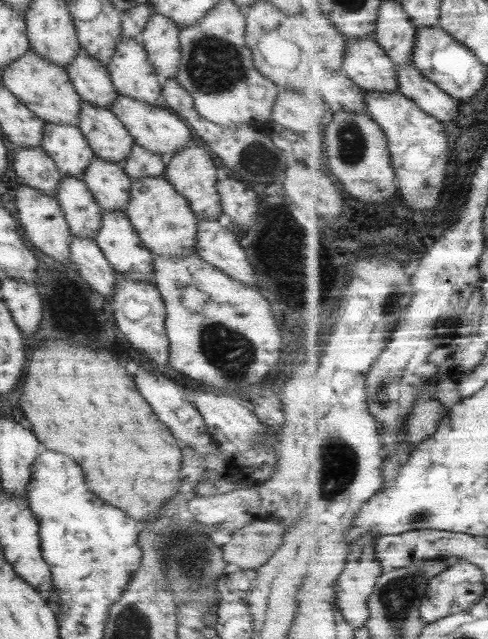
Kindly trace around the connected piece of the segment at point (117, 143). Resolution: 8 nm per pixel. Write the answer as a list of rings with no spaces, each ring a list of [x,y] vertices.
[[[80,102],[78,128],[95,156],[106,162],[124,166],[134,140],[110,109]]]

